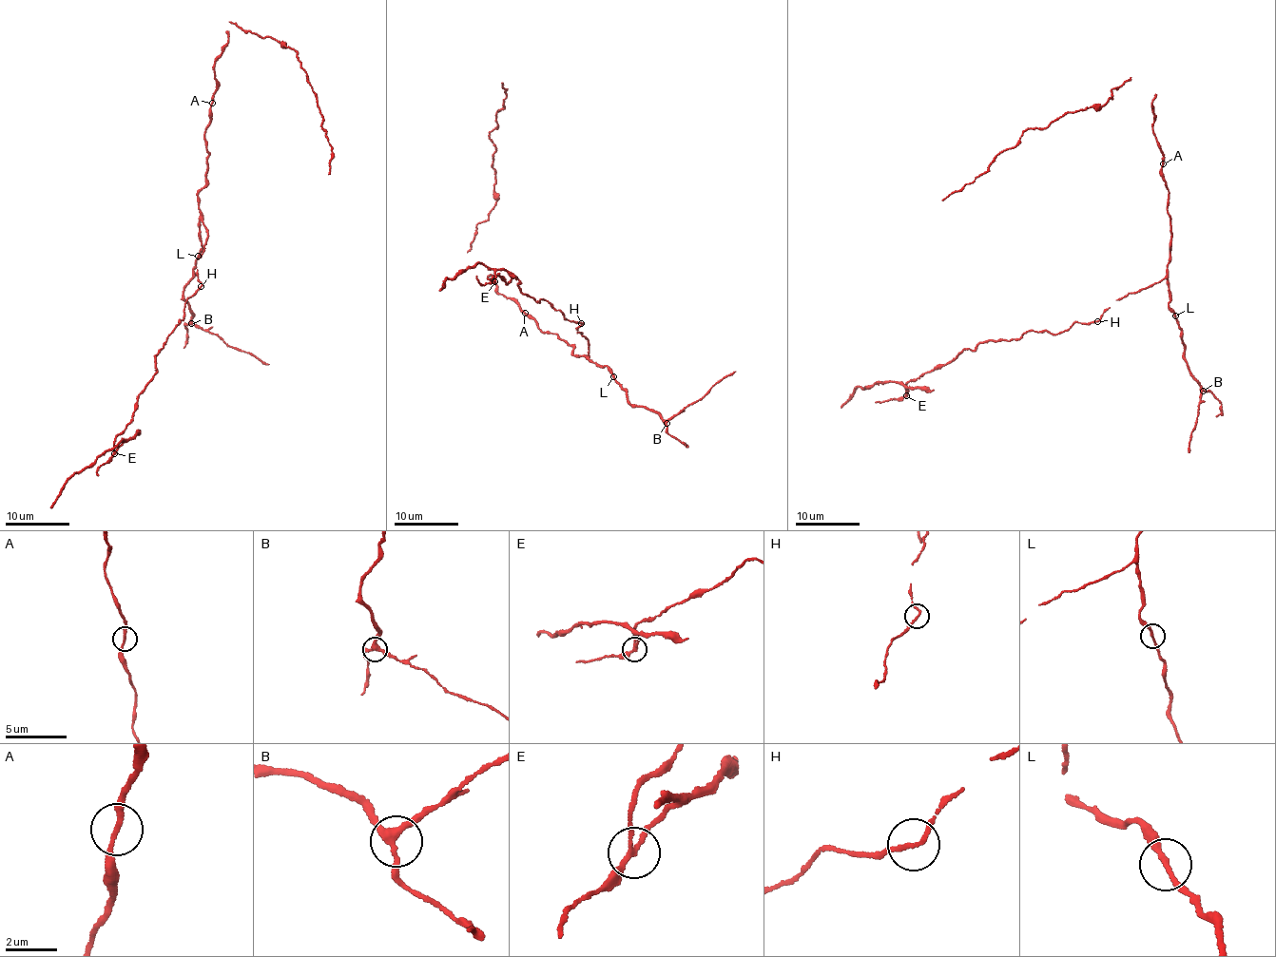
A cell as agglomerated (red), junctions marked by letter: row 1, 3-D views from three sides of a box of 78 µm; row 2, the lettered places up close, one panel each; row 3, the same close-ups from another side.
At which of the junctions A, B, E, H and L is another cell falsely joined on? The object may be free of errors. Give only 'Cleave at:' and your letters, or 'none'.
Cleave at: E

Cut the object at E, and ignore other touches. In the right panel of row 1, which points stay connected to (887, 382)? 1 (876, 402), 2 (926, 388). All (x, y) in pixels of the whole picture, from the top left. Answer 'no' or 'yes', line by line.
1: no
2: yes

